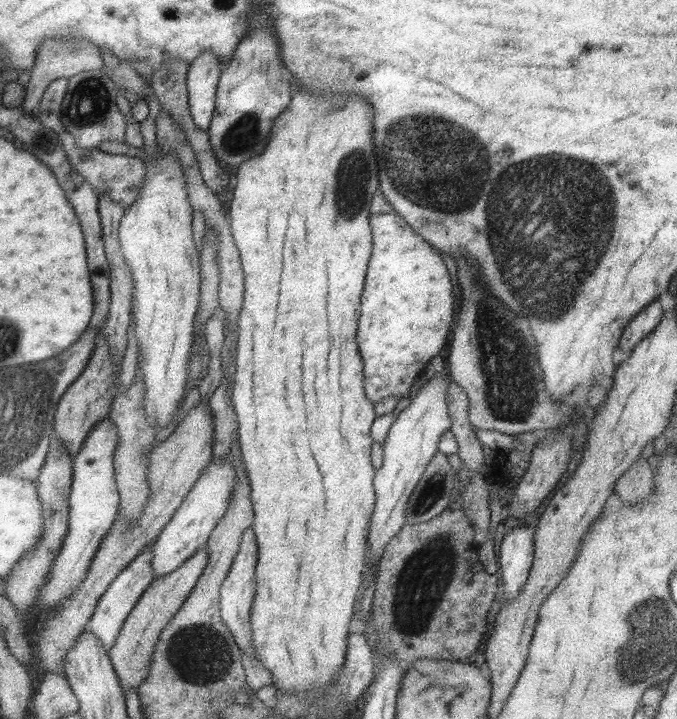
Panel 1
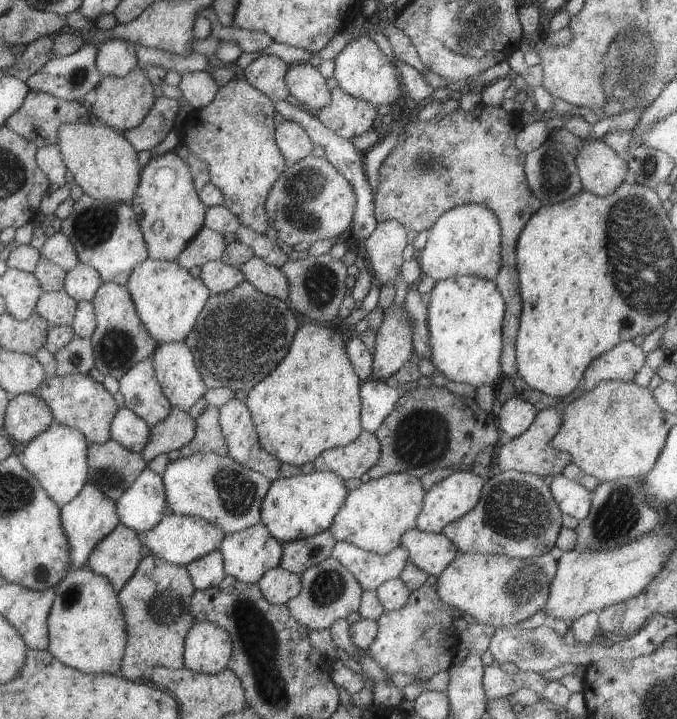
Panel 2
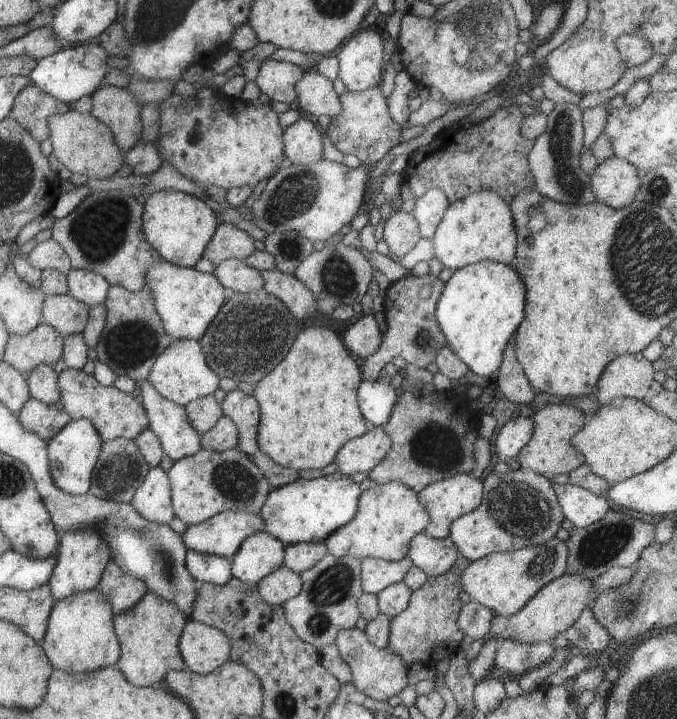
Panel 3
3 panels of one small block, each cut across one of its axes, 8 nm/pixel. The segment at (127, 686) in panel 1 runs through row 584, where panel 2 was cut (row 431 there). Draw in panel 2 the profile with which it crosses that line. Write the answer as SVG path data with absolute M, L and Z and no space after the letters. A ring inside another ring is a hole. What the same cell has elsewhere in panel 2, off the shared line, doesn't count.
M172 407L165 418L148 427L149 436L140 452L145 462L158 454L180 449L195 434L194 420L177 407Z

